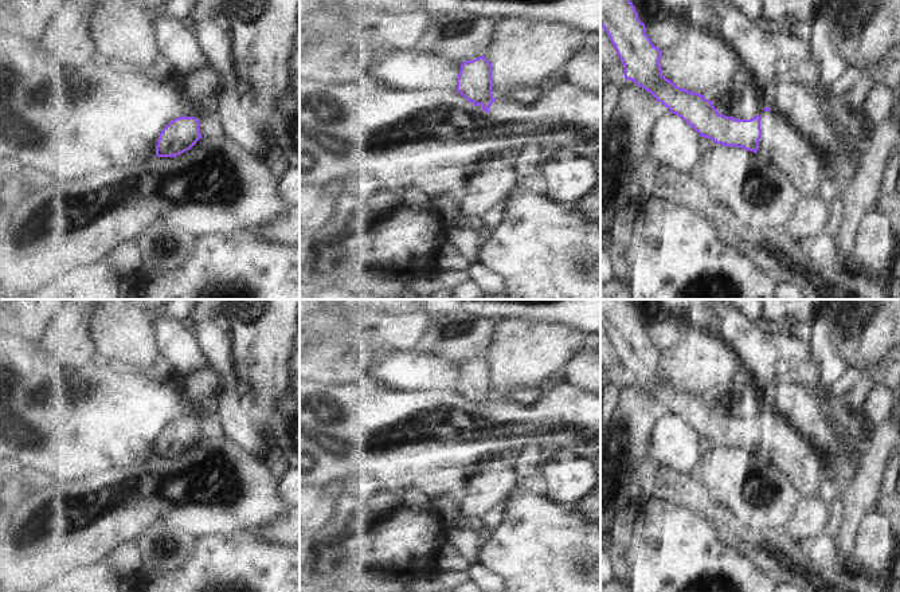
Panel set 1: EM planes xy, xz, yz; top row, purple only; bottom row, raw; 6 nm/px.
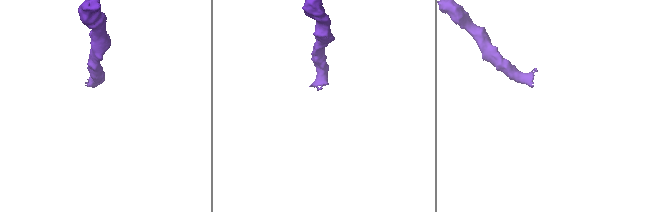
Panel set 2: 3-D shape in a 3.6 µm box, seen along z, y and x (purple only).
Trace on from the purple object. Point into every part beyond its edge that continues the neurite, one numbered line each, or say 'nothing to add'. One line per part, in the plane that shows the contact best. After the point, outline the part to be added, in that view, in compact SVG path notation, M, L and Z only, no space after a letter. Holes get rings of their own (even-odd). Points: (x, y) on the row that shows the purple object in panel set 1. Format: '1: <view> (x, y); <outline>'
1: yz (782, 144); M774 109L762 113L762 137L756 154L776 165L797 187L802 199L821 199L823 164L814 146L787 118Z

